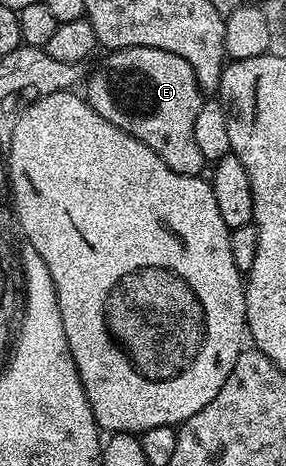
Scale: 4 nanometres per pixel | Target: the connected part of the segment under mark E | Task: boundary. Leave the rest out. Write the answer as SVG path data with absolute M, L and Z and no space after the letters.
M137 46L136 48L120 48L112 51L111 56L95 73L88 75L85 80L85 99L93 110L97 110L97 114L101 114L101 118L105 118L105 122L113 122L113 126L117 126L117 130L125 130L125 134L129 134L133 138L137 138L141 142L145 142L145 146L149 146L149 150L153 150L157 154L157 158L161 158L161 162L165 162L165 166L169 166L169 170L173 170L177 174L185 174L186 176L200 175L204 170L205 161L201 154L201 149L197 147L197 137L193 135L195 123L197 123L197 110L201 110L205 96L201 91L197 78L193 74L193 66L189 66L189 62L185 62L185 58L177 58L177 54L169 54L169 50L161 50L160 48L150 48L149 46Z

